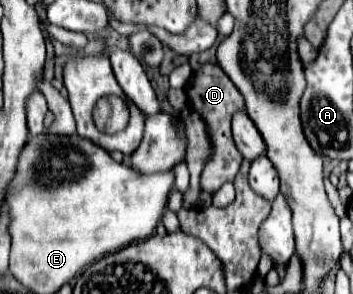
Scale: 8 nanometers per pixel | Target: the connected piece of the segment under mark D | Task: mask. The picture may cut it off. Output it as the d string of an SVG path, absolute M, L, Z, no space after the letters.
M204 65L200 67L190 83L186 85L186 95L190 99L190 105L206 119L206 125L208 131L210 131L210 139L212 139L212 145L214 145L214 155L212 159L206 163L208 167L202 171L202 177L200 177L200 187L202 191L214 195L224 183L232 183L234 177L238 175L240 171L240 163L242 163L242 153L238 151L234 139L232 139L232 131L230 131L230 119L232 119L232 113L238 111L238 107L242 109L244 107L244 99L240 95L240 91L236 89L236 85L226 77L226 73L218 67L218 65Z

